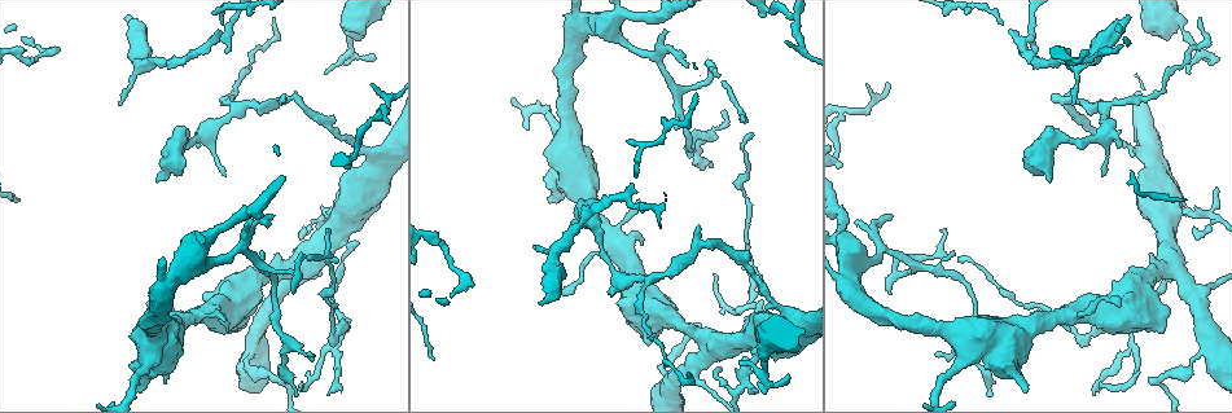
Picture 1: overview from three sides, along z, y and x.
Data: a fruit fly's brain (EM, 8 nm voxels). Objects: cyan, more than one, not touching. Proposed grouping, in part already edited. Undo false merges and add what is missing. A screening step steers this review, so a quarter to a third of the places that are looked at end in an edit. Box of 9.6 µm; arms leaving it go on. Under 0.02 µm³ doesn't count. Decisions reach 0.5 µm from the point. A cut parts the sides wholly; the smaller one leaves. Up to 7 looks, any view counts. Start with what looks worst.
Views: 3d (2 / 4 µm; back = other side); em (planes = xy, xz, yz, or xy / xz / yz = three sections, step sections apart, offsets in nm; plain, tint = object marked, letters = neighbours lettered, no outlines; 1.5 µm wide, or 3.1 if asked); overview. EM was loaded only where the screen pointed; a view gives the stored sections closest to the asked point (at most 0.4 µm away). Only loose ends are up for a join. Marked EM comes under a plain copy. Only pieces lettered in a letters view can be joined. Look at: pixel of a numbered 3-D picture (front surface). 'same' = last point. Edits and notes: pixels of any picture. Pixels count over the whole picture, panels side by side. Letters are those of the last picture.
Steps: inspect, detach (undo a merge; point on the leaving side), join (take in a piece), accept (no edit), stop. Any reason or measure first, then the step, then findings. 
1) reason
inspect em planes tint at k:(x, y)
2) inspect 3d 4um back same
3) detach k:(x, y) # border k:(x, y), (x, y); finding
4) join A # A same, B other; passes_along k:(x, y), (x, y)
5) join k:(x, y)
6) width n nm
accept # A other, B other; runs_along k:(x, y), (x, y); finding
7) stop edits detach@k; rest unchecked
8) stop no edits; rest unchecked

tapers out
inspect 3d 2um back at 1:(892, 214)

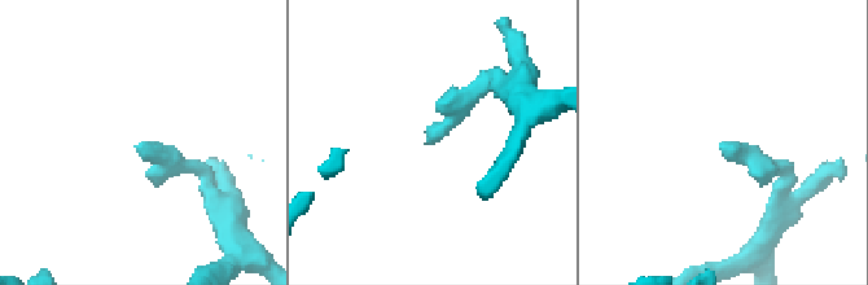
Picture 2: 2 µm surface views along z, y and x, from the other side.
inspect em xz step 8 letters at 2:(136, 145)

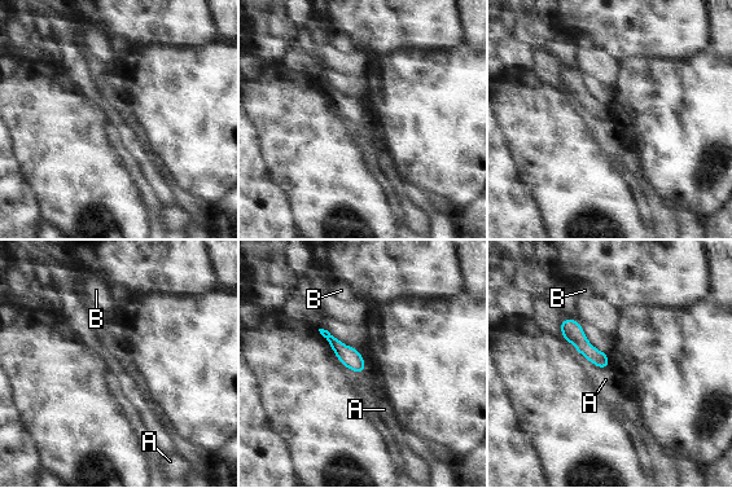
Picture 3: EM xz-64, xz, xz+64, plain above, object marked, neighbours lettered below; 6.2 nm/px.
accept # A other, B other; no lettered piece goes on from it

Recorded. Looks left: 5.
branch stops here
inspect em planes letters at 1:(165, 384)

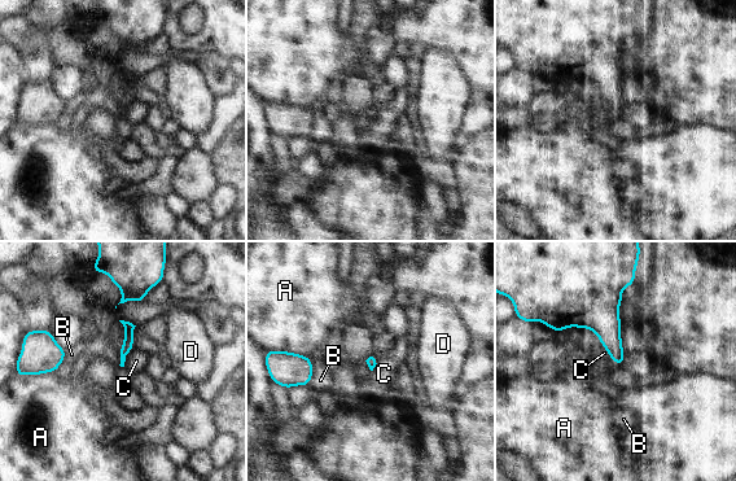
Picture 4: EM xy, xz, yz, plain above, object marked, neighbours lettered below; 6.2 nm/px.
accept # A other, B other, C other, D other; none of them fits

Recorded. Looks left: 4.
inspect 3d 2um at 1:(738, 393)

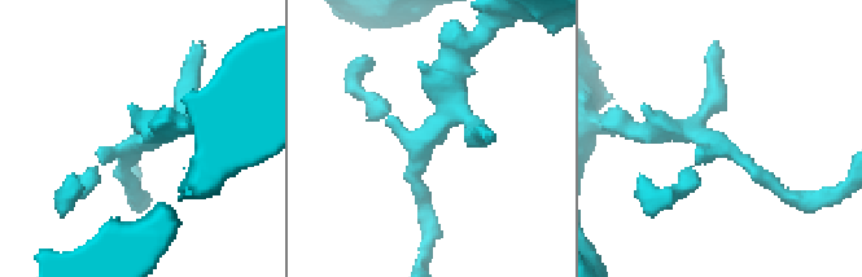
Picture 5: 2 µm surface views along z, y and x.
inspect em planes tint at 5:(726, 147)

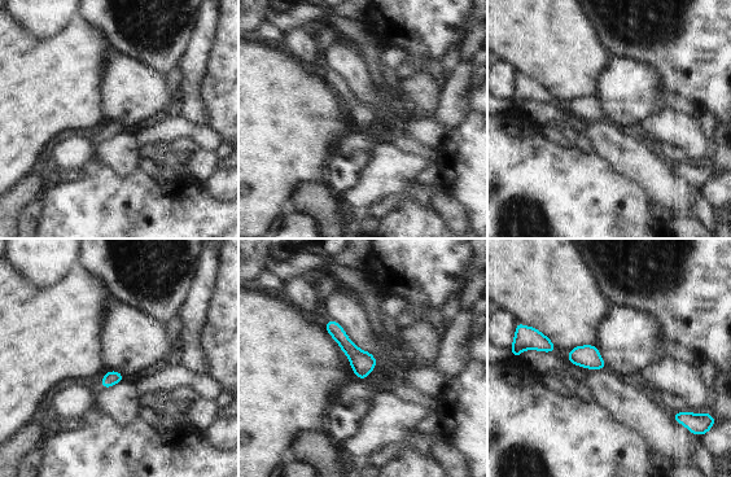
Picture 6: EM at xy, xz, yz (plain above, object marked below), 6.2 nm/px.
what lies round it
inspect em planes letters same

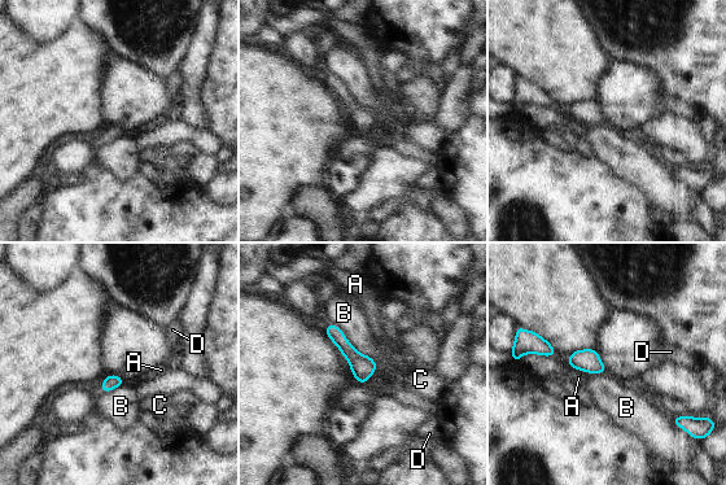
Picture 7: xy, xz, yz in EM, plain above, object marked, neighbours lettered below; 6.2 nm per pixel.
width 90 nm
accept # A other, B other, C other, D other; runs_along 7:(329, 328), (362, 366), (362, 380); one neuron here

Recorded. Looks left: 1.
stop no edits; rest unchecked

